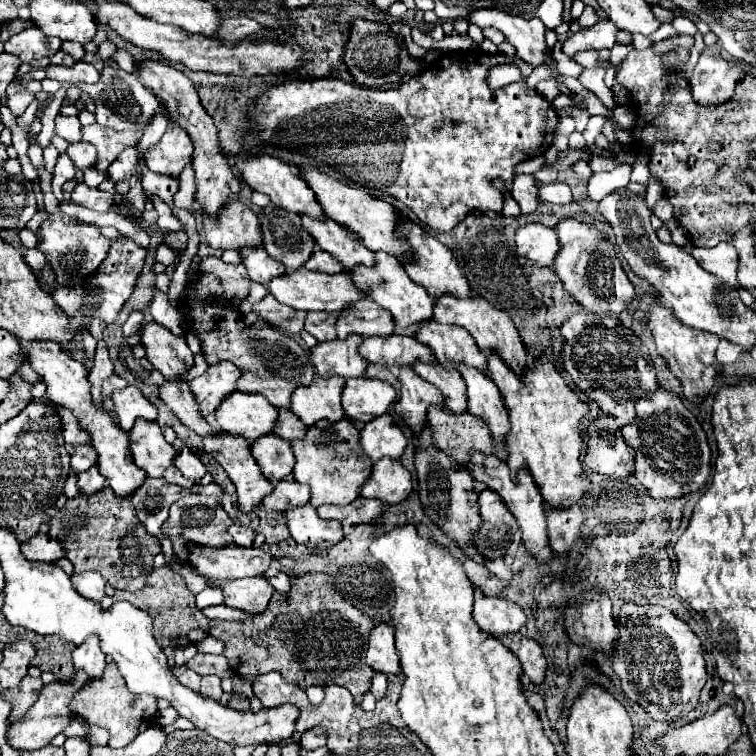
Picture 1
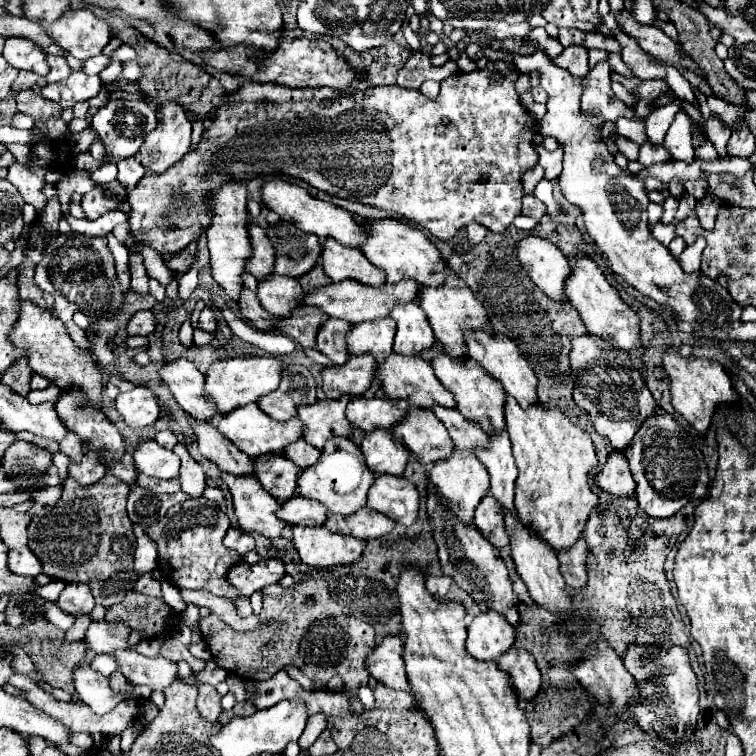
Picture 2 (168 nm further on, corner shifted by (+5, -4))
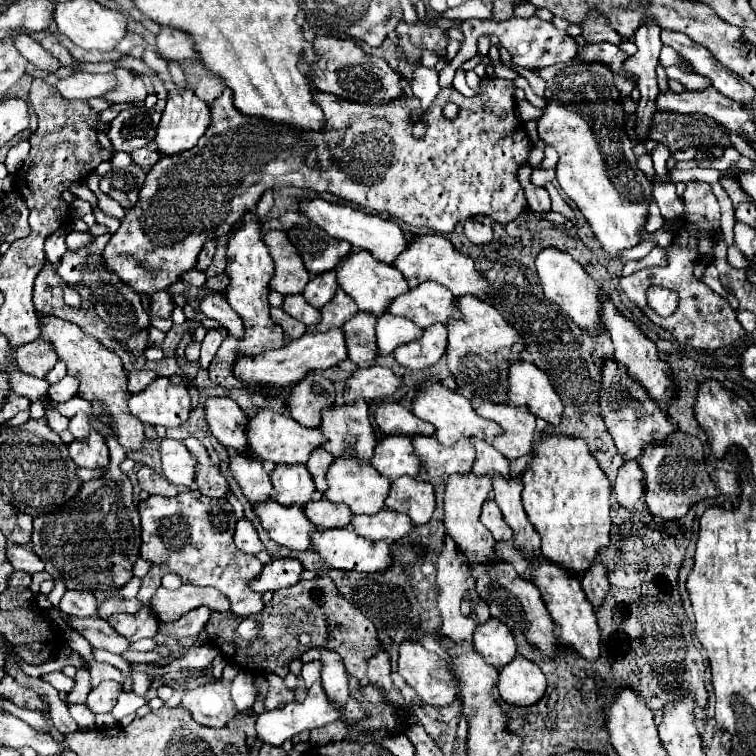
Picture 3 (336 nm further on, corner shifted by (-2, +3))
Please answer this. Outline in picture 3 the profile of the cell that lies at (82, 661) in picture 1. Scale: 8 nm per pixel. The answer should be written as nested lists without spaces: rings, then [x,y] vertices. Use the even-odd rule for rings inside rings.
[[[103,681],[97,689],[89,693],[87,707],[93,713],[109,713],[117,703],[119,693],[121,693],[121,687],[115,681]]]

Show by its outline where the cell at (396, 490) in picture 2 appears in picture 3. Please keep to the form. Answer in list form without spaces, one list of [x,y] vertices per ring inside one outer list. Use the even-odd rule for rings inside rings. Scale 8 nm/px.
[[[401,477],[391,483],[385,505],[393,511],[407,513],[415,525],[423,525],[435,511],[435,491],[431,483]]]

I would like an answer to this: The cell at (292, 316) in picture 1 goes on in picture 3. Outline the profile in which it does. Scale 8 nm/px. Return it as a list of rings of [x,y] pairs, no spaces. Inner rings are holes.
[[[337,289],[333,301],[329,301],[329,303],[321,309],[321,323],[315,325],[315,327],[307,327],[307,333],[327,331],[327,329],[341,327],[341,325],[347,323],[357,311],[359,311],[359,309],[357,309],[355,301],[351,301],[351,297],[347,297],[347,293],[345,293],[343,289]]]

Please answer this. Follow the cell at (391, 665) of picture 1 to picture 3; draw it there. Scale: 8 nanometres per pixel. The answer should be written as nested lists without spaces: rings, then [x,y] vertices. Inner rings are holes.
[[[405,641],[399,645],[399,661],[397,661],[397,671],[401,677],[407,681],[407,685],[417,693],[417,697],[433,707],[443,707],[451,705],[457,699],[457,679],[451,673],[447,661],[443,661],[437,653],[427,651],[421,643],[415,641]]]

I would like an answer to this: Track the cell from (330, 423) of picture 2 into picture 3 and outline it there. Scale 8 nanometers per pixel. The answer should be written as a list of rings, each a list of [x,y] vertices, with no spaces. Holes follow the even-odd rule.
[[[365,401],[325,409],[321,431],[325,435],[323,449],[333,457],[343,457],[345,451],[351,451],[361,463],[371,461],[377,437],[369,421],[369,405]]]

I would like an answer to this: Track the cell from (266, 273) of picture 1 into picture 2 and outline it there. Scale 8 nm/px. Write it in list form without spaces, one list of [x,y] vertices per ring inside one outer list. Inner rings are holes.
[[[270,274],[268,278],[260,280],[256,290],[262,308],[272,316],[288,316],[302,294],[304,290],[296,278],[280,274]]]

